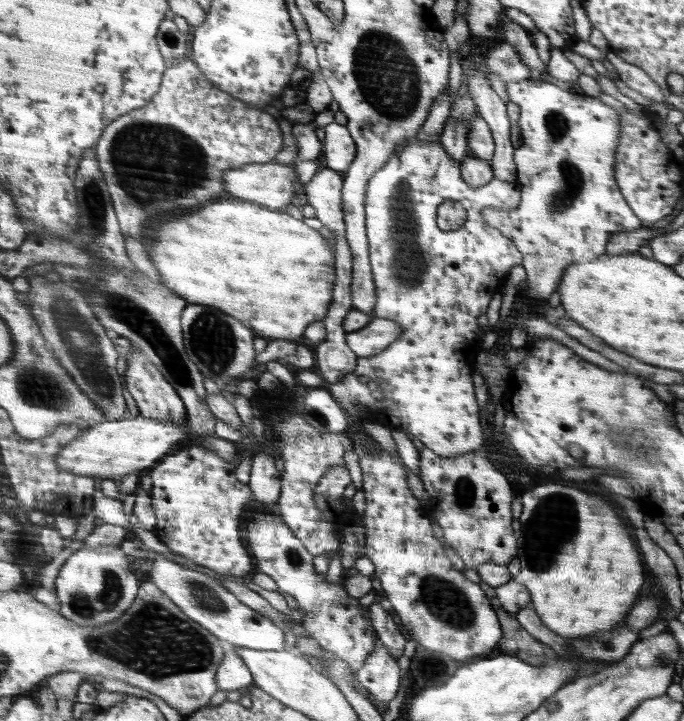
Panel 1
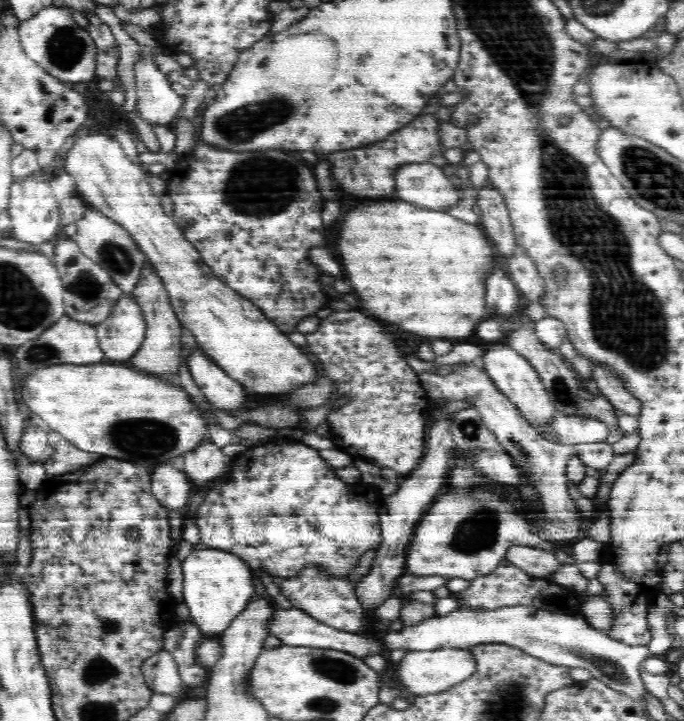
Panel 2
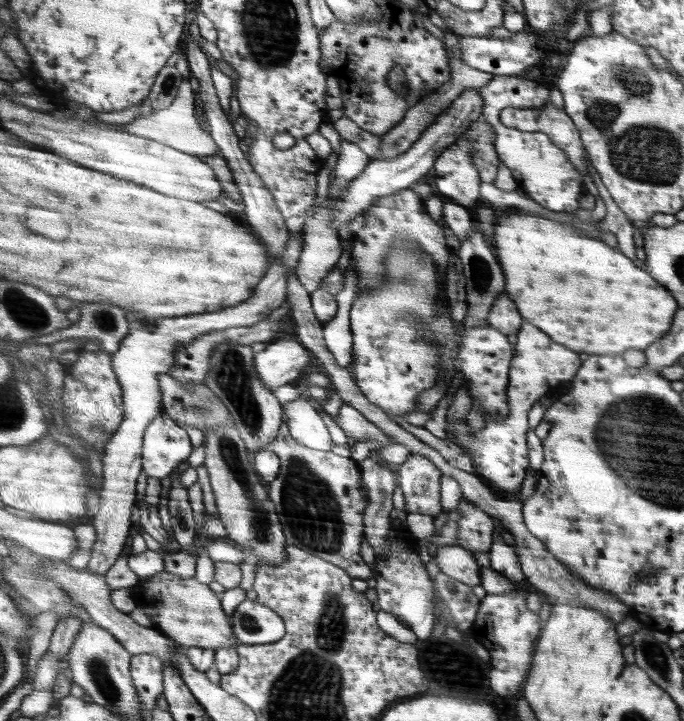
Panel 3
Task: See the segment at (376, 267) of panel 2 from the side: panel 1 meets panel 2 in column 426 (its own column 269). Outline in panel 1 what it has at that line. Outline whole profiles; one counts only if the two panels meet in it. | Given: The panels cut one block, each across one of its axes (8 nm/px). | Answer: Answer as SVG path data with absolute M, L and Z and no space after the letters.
M281 162L251 164L245 168L227 170L223 176L227 194L235 196L237 200L219 200L195 212L175 216L171 222L163 222L155 228L155 238L147 250L149 258L161 274L161 282L191 304L211 304L223 308L227 314L249 322L251 328L263 336L289 340L301 338L309 324L327 316L337 280L335 250L329 248L317 230L285 212L295 194L305 194L305 186L299 184L295 166L291 168L289 164Z

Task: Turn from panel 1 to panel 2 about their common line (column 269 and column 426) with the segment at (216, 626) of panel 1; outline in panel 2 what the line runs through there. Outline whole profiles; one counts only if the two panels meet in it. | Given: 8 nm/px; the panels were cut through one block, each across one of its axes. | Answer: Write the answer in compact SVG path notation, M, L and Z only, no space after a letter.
M514 604L514 606L506 606L506 608L496 608L496 610L468 610L468 608L458 608L446 616L434 616L434 618L426 618L424 622L416 624L416 626L396 626L392 630L388 630L382 638L382 644L390 650L410 650L410 652L430 652L430 650L438 650L438 648L476 648L482 644L506 644L510 648L520 648L524 652L528 652L530 656L536 656L548 664L556 664L556 666L564 666L564 668L586 668L594 680L606 682L606 686L610 686L612 690L618 690L622 694L626 694L628 698L638 700L640 704L644 704L644 696L648 694L642 678L640 678L640 670L642 670L642 662L646 658L650 658L652 654L648 652L646 646L630 646L630 644L622 644L598 630L592 630L586 622L584 616L580 614L554 614L554 610L538 610L538 606L532 604Z

